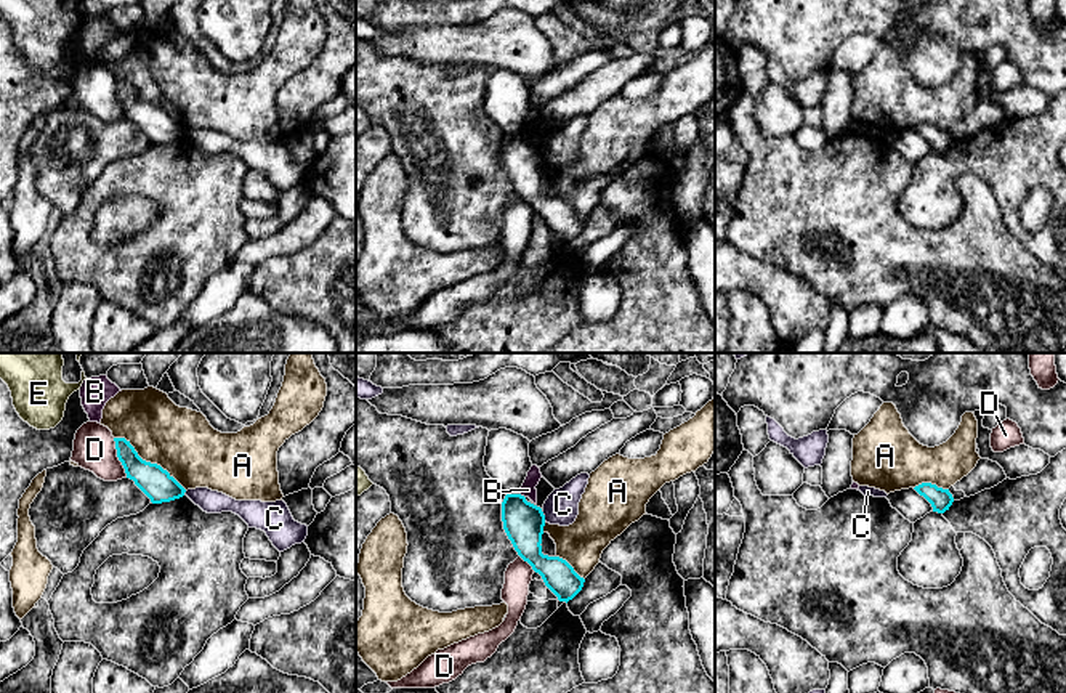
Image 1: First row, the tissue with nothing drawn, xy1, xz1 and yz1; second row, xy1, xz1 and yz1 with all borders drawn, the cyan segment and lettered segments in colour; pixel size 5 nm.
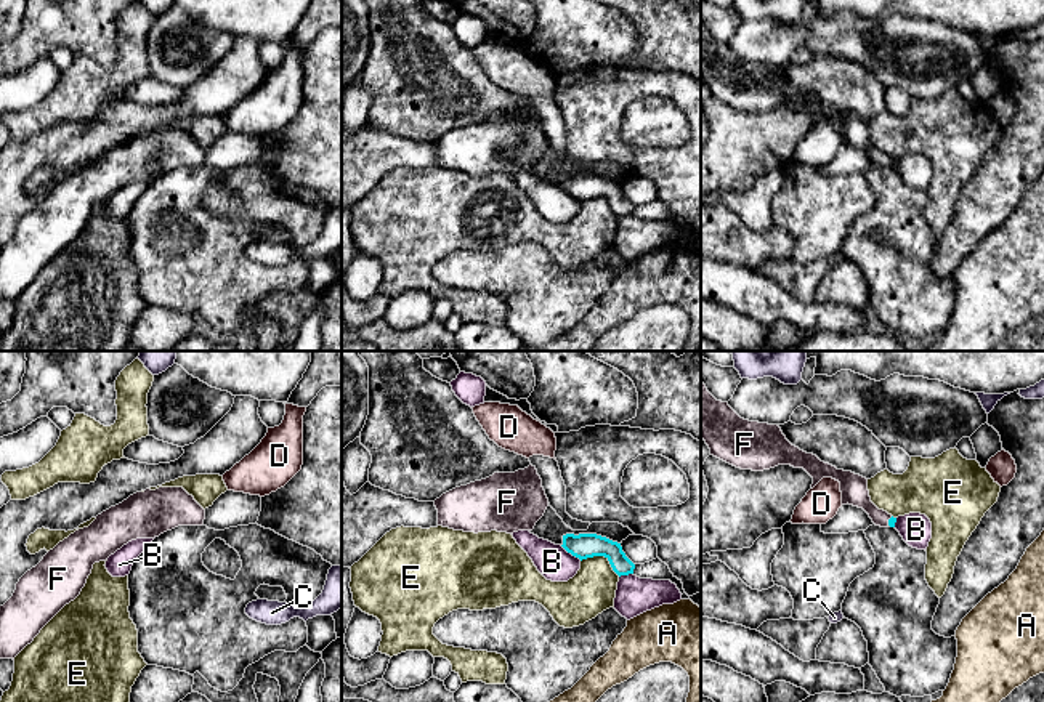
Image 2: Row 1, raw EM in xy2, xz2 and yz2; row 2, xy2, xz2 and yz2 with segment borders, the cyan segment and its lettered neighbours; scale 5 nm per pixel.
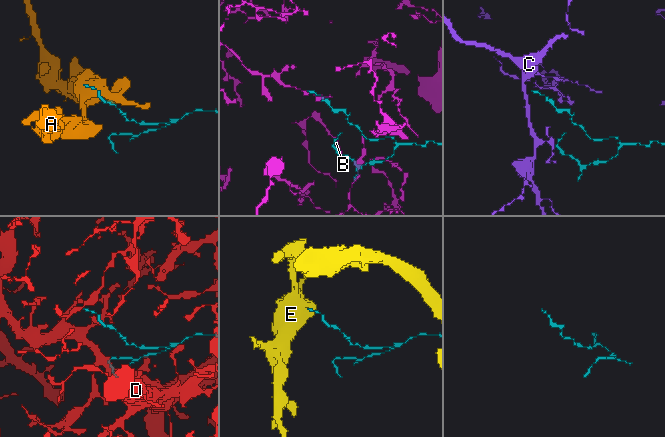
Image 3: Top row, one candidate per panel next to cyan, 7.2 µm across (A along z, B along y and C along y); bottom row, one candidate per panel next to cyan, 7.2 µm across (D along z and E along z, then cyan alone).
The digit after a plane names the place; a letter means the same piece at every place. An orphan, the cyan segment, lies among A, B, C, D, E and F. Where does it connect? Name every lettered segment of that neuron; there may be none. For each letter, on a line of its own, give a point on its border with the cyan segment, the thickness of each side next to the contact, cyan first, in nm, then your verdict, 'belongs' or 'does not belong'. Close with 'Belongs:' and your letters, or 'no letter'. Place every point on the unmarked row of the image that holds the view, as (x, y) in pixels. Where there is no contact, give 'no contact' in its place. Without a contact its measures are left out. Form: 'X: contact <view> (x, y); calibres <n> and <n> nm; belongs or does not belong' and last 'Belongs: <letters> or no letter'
A: contact xy1 (149, 103); calibres 160 and 320 nm; does not belong
B: contact xz2 (571, 194); calibres 130 and 170 nm; does not belong
C: contact xz1 (544, 158); calibres 200 and 170 nm; does not belong
D: contact xy1 (117, 97); calibres 160 and 200 nm; does not belong
E: contact xz2 (602, 196); calibres 130 and 240 nm; does not belong
F: contact yz2 (889, 162); calibres 40 and 140 nm; belongs
Belongs: F

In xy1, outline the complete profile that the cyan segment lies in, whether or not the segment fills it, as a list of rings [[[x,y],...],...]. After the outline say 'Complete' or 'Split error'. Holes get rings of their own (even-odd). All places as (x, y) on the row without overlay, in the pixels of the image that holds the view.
[[[114,79],[117,98],[127,119],[151,140],[152,144],[170,143],[184,136],[186,130],[160,106],[143,101],[125,79]]]. Complete

